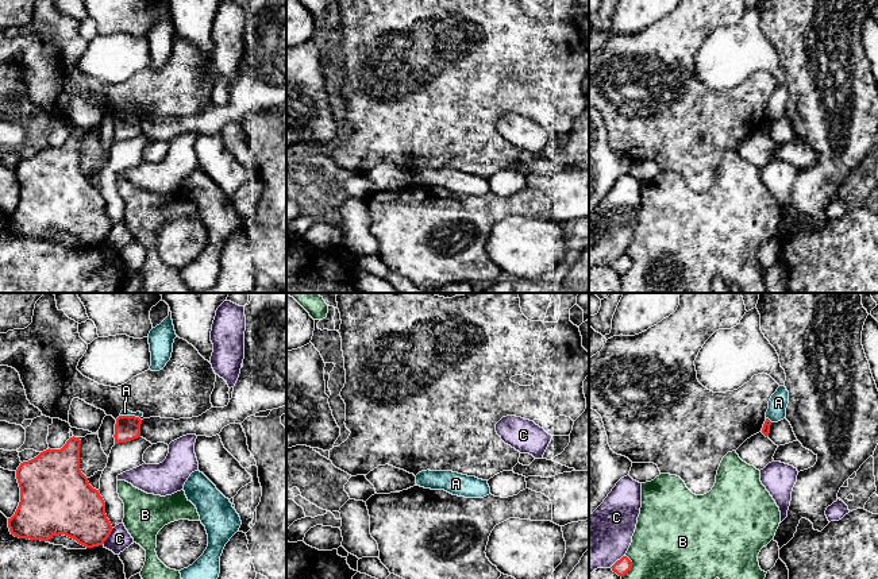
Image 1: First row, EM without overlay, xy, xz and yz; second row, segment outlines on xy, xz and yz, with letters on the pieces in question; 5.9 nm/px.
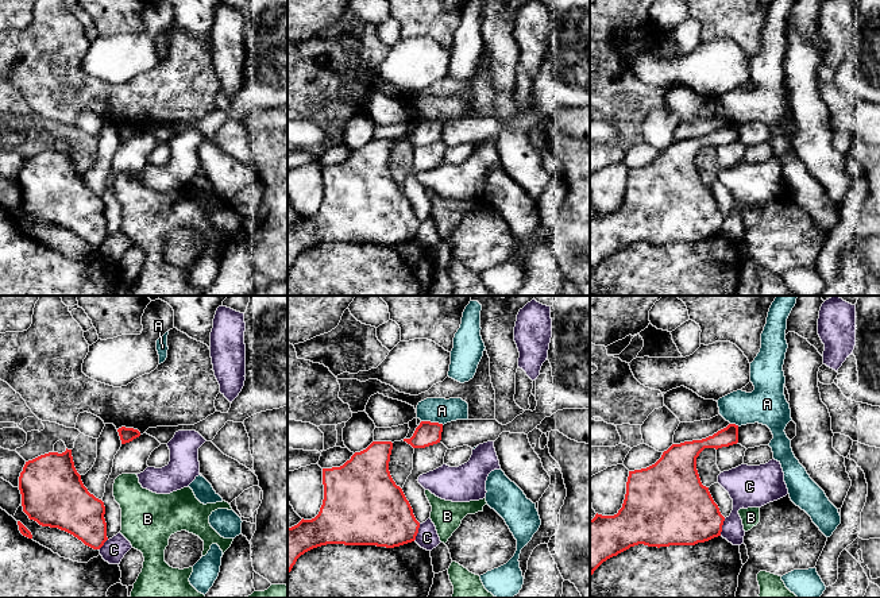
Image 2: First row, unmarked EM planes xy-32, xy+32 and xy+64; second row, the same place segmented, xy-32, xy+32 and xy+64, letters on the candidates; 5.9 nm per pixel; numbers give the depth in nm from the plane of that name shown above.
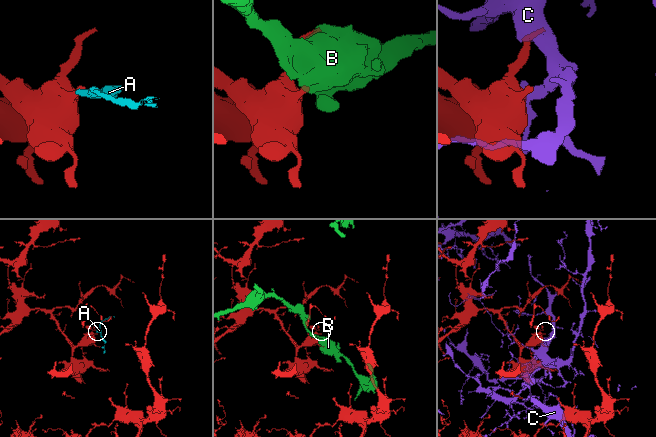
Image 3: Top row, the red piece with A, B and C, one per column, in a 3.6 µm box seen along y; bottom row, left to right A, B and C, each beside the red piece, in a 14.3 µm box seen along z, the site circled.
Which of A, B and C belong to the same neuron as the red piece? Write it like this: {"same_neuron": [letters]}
{"same_neuron": []}

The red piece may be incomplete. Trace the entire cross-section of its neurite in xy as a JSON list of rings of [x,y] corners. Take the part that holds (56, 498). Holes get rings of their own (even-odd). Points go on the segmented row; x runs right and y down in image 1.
[[[73,436],[61,449],[49,448],[20,463],[20,502],[8,518],[11,534],[41,541],[65,534],[86,548],[104,544],[113,528],[103,497],[80,470],[80,444]]]

